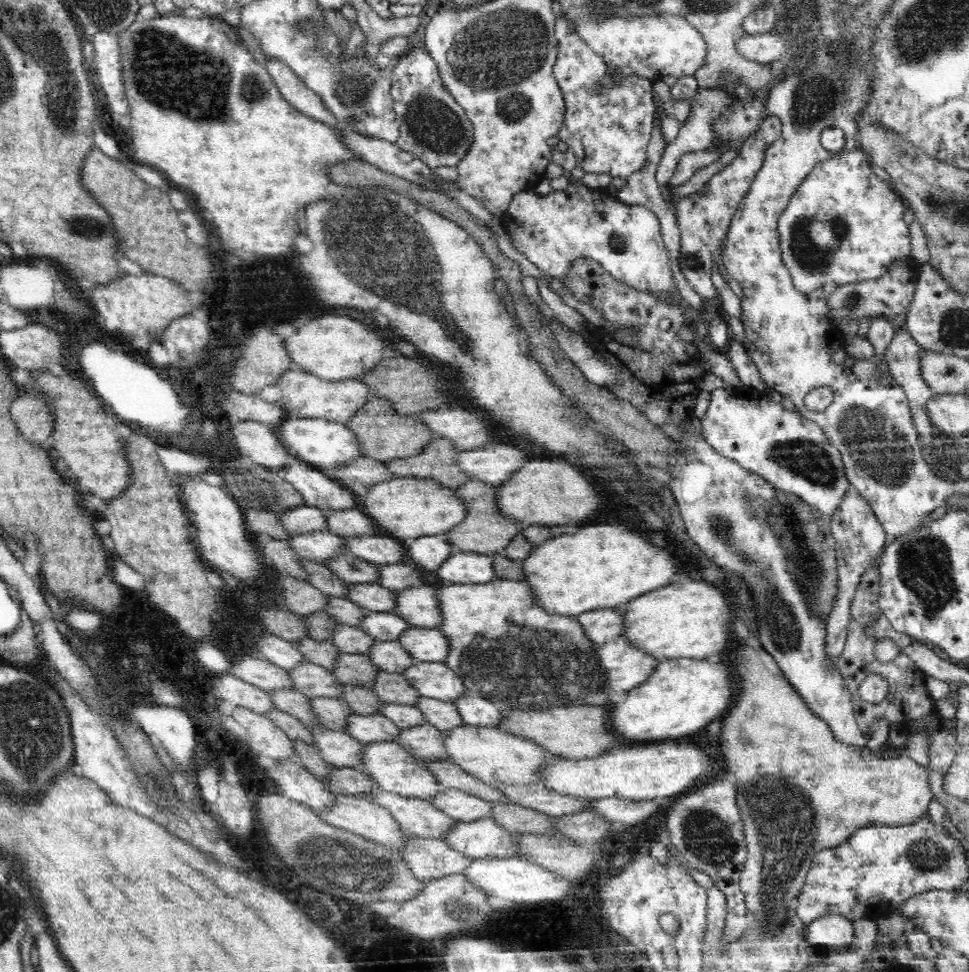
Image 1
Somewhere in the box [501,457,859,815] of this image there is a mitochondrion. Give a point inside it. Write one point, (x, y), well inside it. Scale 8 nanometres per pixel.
(784, 632)

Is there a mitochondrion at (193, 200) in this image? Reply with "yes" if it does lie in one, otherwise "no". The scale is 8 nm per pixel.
no

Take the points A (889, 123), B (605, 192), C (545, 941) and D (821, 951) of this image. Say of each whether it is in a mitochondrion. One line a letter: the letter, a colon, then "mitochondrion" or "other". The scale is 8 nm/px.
A: other
B: other
C: other
D: other

